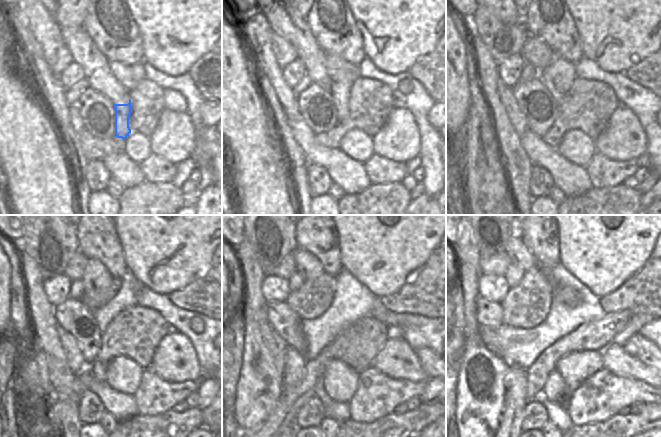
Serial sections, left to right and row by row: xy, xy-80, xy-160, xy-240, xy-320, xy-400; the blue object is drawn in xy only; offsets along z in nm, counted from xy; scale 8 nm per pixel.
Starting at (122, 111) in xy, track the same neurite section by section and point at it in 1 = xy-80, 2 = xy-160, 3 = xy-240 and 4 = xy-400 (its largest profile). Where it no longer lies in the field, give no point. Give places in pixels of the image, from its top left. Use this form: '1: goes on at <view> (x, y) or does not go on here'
1: goes on at xy-80 (339, 91)
2: goes on at xy-160 (558, 77)
3: goes on at xy-240 (100, 285)
4: goes on at xy-400 (519, 254)

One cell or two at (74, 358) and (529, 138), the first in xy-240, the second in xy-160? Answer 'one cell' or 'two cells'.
two cells

